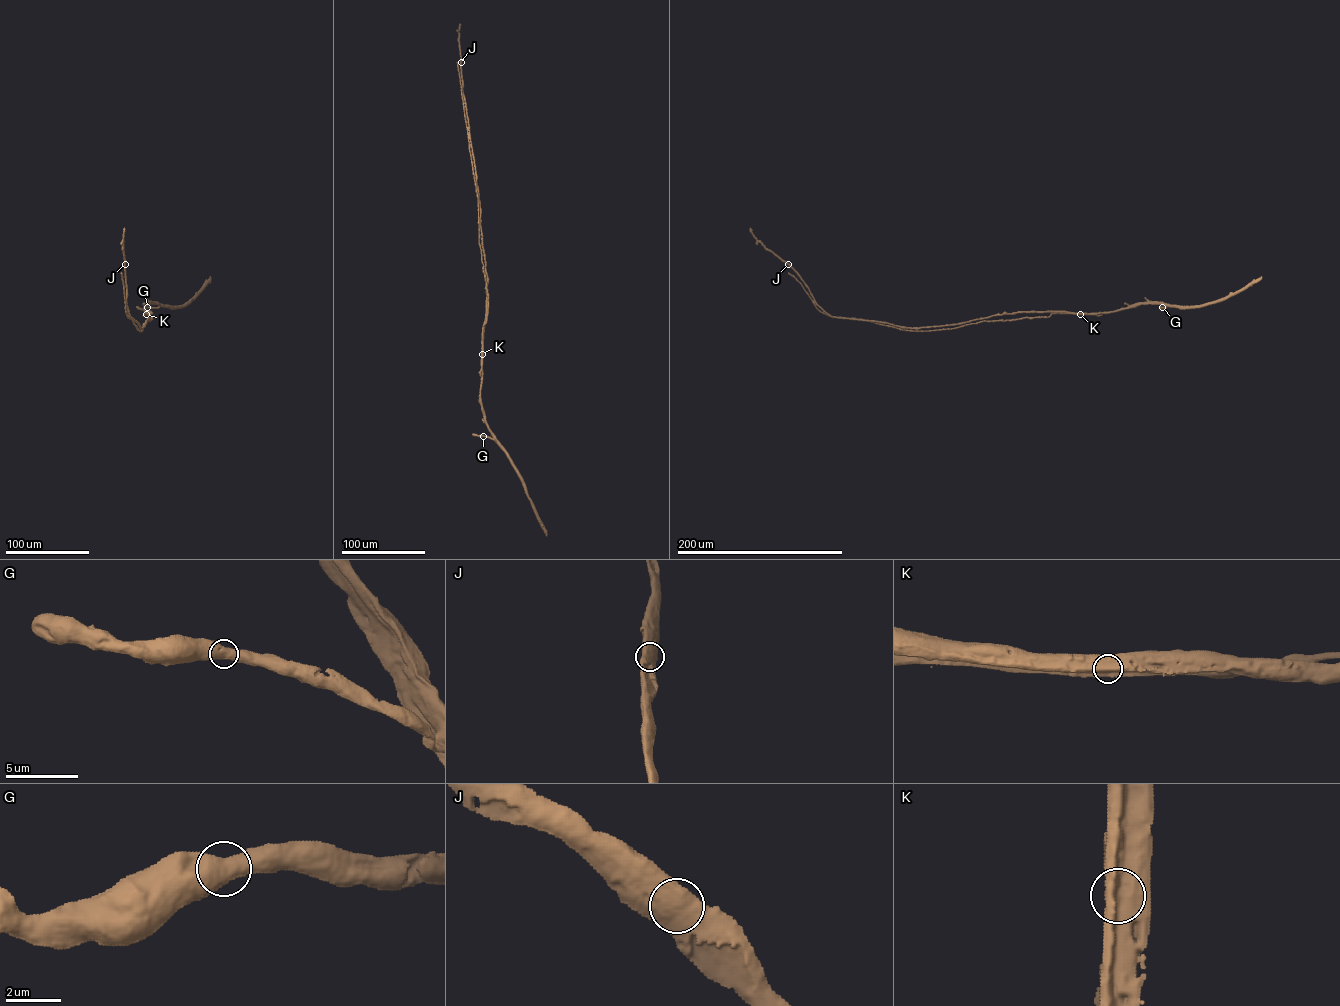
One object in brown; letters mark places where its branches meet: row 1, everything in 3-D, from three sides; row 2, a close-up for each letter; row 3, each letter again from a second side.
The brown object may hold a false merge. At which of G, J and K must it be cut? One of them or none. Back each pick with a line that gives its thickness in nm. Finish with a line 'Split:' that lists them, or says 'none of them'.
K: 800 nm
Split: K

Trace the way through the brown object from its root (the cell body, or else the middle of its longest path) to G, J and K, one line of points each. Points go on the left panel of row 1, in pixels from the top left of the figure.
G: (171, 307), (147, 307)
J: (171, 307), (149, 304), (144, 310), (151, 314), (140, 327), (129, 315), (126, 305), (125, 264)
K: (171, 307), (150, 303), (144, 308), (146, 314)

